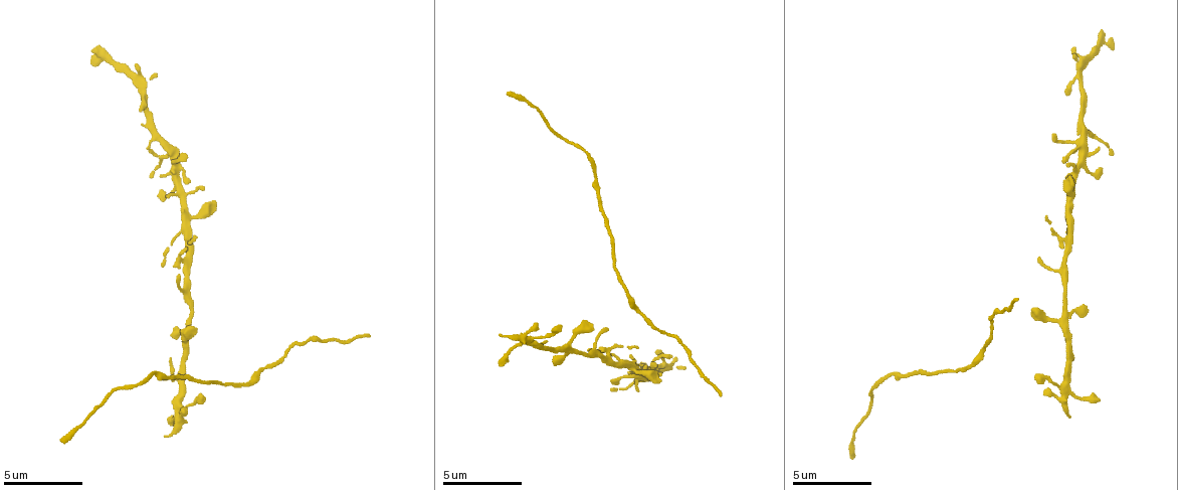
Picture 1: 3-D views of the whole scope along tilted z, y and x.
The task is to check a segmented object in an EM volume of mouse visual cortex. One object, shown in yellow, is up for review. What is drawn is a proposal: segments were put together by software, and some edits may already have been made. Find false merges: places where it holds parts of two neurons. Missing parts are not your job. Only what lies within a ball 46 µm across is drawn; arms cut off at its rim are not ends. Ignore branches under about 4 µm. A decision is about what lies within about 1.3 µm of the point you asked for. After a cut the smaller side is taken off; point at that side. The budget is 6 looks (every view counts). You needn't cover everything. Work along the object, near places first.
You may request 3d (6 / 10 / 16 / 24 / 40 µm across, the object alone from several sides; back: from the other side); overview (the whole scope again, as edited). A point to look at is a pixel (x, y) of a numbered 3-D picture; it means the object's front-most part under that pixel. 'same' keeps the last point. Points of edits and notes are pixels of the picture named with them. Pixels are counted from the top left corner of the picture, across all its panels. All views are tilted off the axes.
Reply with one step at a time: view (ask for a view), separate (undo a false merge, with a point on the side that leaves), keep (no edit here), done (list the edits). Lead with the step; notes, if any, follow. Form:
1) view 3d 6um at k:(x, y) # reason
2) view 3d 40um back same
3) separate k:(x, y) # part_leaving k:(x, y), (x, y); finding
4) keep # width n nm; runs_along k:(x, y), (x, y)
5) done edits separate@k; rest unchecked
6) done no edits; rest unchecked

view 3d 10um at 1:(169, 147) # three-way junction

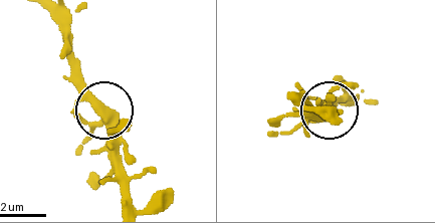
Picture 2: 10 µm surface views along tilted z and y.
view 3d 10um back at 2:(107, 109)

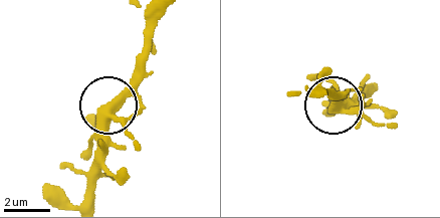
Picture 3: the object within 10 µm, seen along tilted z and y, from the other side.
keep # one neuron here

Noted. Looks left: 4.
view 3d 10um at 1:(180, 394)

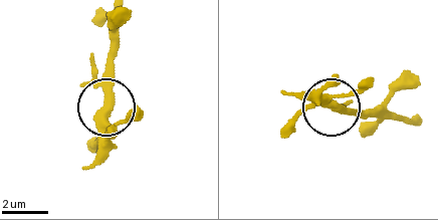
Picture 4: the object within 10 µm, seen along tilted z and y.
view 3d 6um at 4:(332, 105)

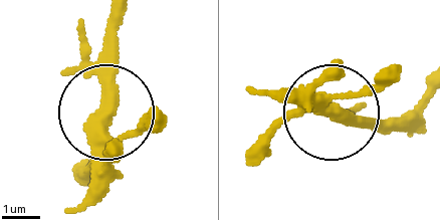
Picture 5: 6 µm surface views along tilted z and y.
keep # runs_along 5:(108, 119), (120, 139), (160, 123); all the same neuron

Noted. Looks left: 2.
view 3d 10um at 1:(208, 380) # sudden change in width

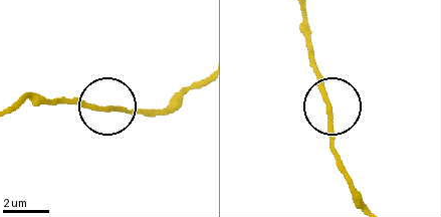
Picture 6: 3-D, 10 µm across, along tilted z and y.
view 3d 10um back at 6:(107, 108)

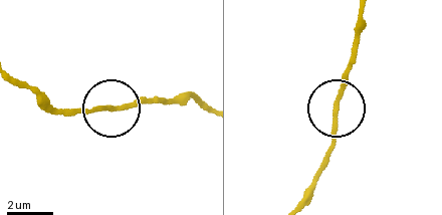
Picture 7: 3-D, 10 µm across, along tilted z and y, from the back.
keep # continuous, no second neuron

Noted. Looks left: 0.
done no edits; rest unchecked

